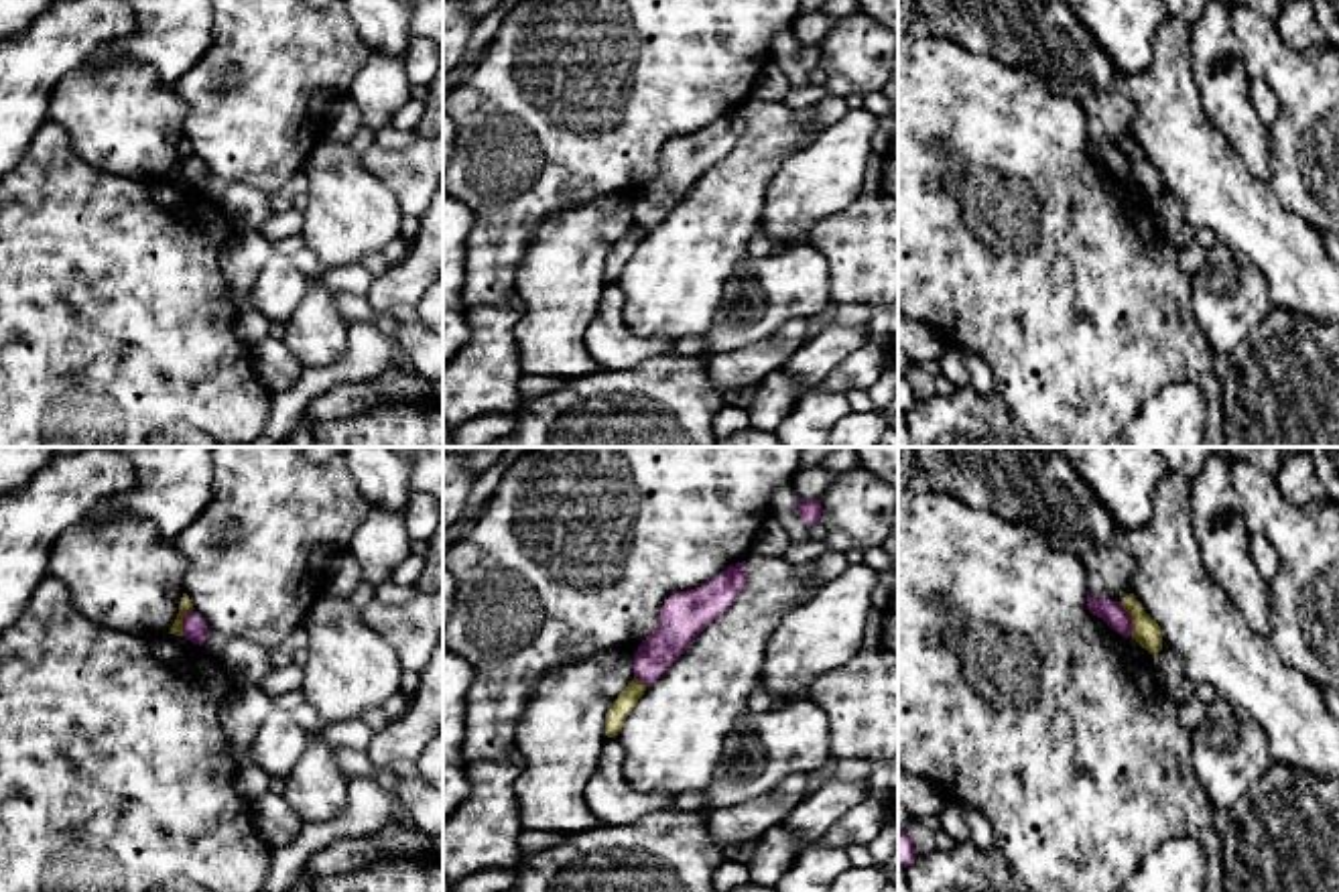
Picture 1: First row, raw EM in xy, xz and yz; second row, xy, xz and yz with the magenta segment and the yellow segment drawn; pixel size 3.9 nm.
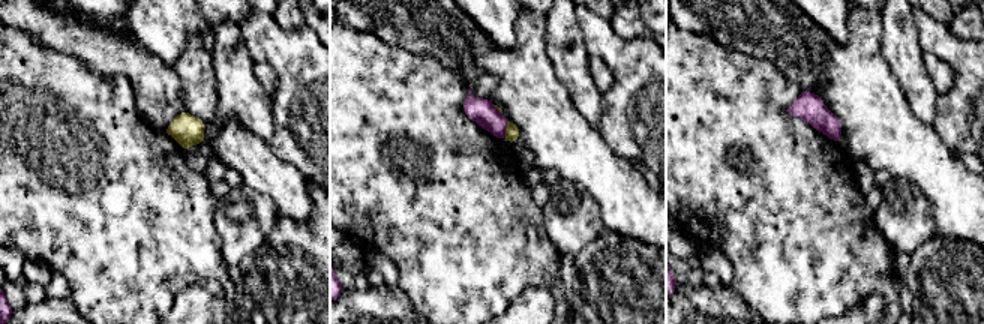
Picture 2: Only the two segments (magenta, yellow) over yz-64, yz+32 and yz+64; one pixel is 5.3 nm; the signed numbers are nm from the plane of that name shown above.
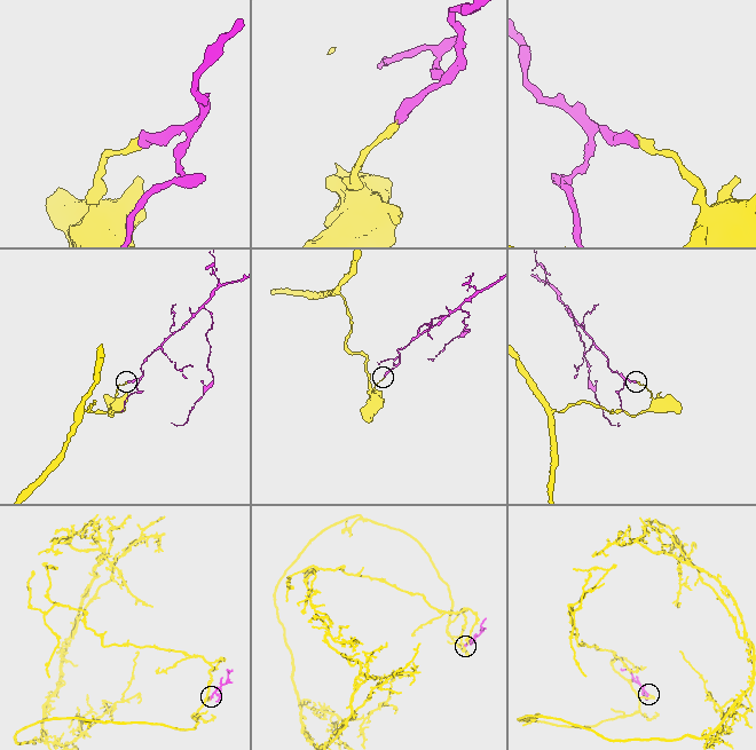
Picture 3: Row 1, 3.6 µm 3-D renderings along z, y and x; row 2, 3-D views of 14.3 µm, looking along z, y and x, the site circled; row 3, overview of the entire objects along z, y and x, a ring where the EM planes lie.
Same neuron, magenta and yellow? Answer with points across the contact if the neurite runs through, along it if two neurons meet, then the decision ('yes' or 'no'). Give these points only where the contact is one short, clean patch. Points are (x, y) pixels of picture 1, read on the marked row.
along yz (1118, 602), (1130, 616), (1132, 634) | no

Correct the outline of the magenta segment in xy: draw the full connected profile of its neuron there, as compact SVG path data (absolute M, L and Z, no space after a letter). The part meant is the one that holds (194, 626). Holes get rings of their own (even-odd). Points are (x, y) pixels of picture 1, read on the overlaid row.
M193 610L183 616L183 636L199 646L209 636L205 620Z

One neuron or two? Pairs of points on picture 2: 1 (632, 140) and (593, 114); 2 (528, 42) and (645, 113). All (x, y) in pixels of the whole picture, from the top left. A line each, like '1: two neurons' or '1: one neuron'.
1: two neurons
2: two neurons

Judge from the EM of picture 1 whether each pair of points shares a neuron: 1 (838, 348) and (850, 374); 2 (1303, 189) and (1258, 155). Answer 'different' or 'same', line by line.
1: different
2: different

